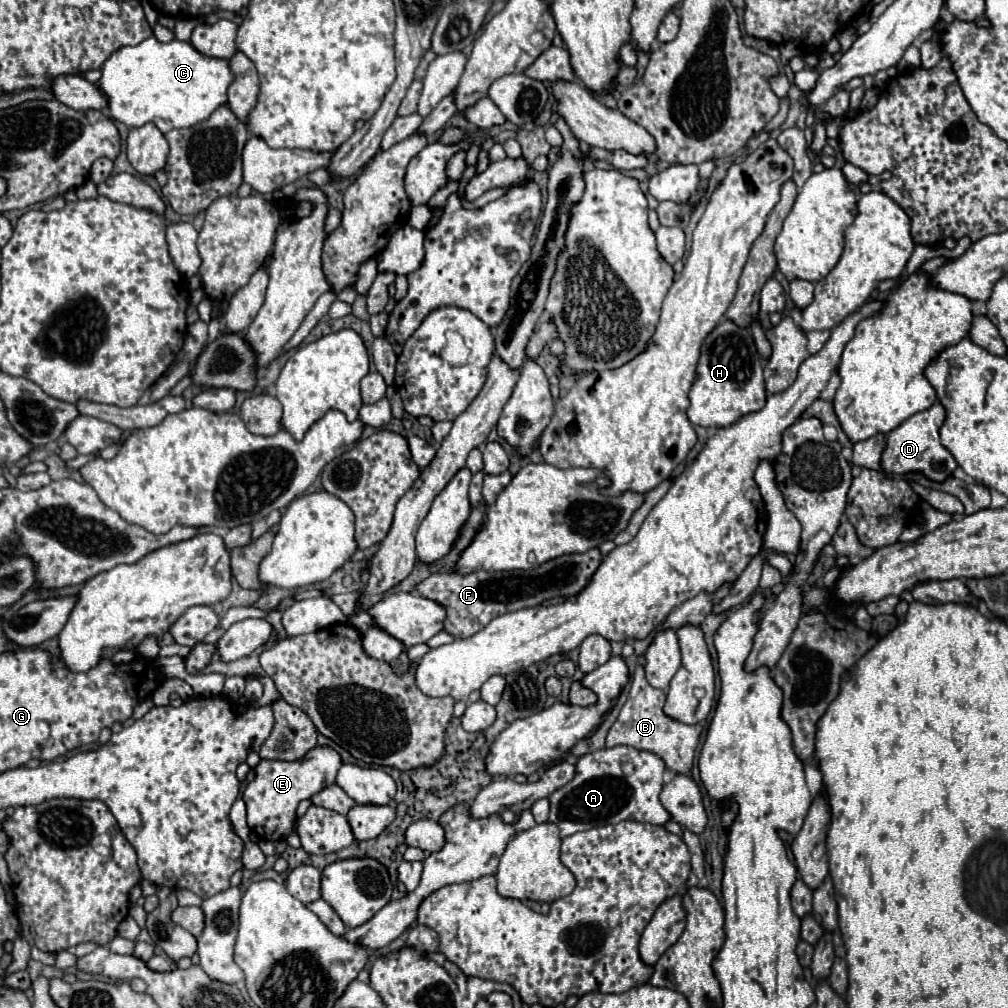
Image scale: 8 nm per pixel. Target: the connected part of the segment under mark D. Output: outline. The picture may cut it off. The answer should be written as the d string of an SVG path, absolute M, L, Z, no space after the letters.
M936 402L932 408L910 416L906 422L902 422L898 428L894 428L886 436L888 446L882 454L882 470L886 474L900 474L900 476L906 472L922 472L930 480L938 480L938 482L952 476L952 472L958 464L956 464L954 456L942 446L940 434L938 434L944 420L946 420L946 410L940 402Z

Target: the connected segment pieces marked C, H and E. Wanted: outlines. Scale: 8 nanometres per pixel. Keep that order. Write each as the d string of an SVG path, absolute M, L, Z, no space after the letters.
M154 36L142 40L136 46L124 46L116 50L102 68L102 78L98 80L98 88L108 96L110 116L128 128L142 126L146 122L154 122L160 132L168 132L172 128L190 128L200 120L206 120L220 104L228 102L228 84L232 84L232 70L228 68L228 60L210 58L200 54L190 42L172 40L168 44L158 42Z
M730 320L720 322L704 340L696 368L696 380L688 394L688 420L694 426L724 428L732 426L750 412L758 412L766 404L766 388L762 378L762 356L758 354L748 328L738 328Z
M316 746L298 762L262 760L254 772L256 778L246 786L242 798L248 806L248 826L262 840L286 840L296 828L296 808L300 800L312 798L326 786L334 784L336 772L342 766L338 752Z

